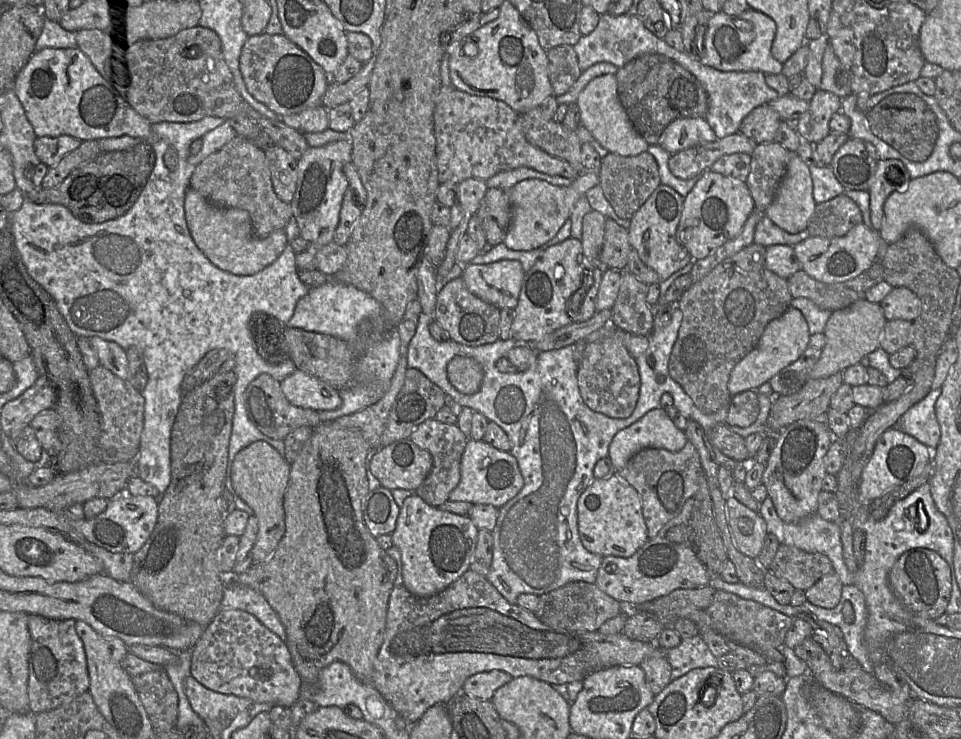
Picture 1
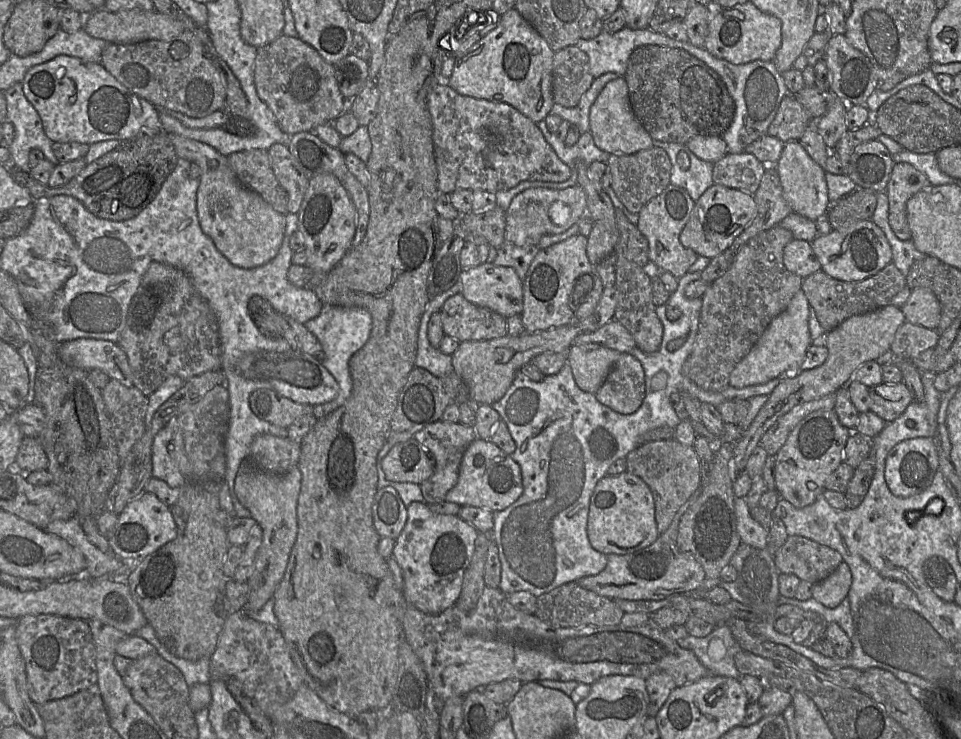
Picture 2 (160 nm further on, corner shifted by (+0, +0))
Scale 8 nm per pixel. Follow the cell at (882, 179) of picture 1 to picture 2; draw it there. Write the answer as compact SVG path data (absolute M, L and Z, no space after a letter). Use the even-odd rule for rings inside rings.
M906 162L895 163L887 188L889 223L900 240L911 240L907 220L907 202L919 191L931 186L927 176Z

